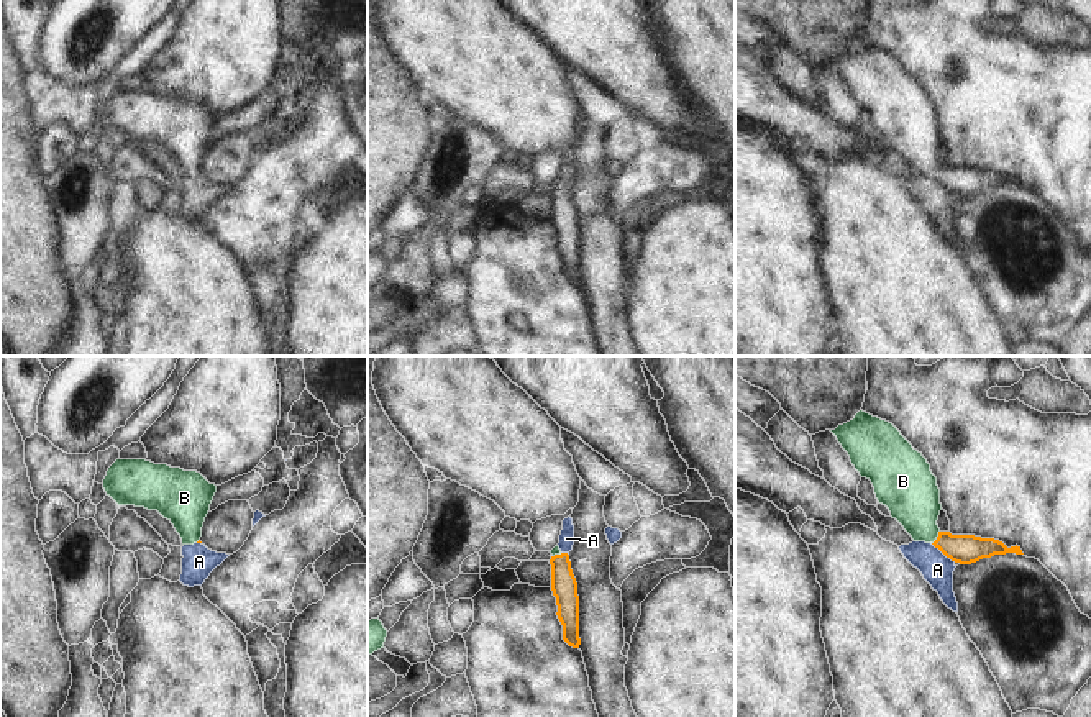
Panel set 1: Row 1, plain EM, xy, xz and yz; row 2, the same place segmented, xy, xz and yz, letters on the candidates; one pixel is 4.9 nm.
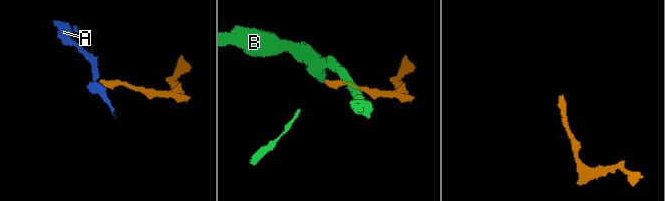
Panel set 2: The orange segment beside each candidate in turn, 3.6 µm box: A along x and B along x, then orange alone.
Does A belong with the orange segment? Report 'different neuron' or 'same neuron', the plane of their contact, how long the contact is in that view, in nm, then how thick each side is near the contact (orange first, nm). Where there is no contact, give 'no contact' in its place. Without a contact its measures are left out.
different neuron; meets orange in yz; contact 160 nm long; 140 nm thick on the orange side, 160 nm on the other

